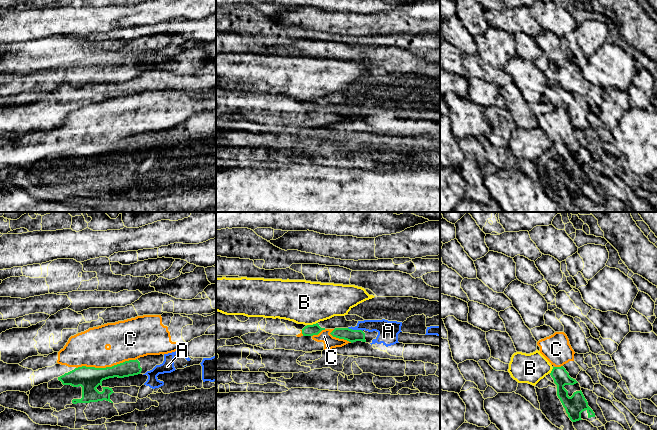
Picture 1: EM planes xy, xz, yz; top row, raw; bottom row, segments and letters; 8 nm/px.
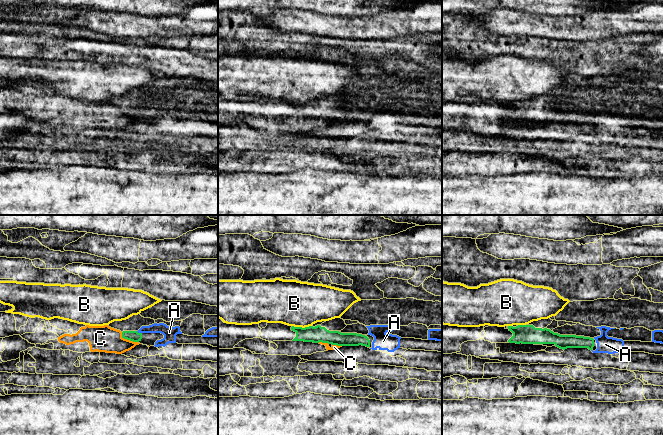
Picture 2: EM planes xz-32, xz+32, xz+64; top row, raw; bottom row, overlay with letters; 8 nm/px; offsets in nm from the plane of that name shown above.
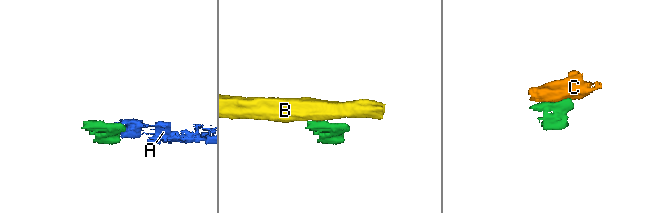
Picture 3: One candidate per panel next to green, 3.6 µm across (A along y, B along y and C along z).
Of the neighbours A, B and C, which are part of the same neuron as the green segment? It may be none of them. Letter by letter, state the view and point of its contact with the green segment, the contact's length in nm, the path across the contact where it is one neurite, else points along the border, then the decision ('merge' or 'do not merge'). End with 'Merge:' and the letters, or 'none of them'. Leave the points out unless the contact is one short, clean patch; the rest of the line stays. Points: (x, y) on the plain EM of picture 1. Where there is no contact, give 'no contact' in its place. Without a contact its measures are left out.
A: meets green in xz at (355, 106); contact 120 nm long; runs through xz (350, 111), (355, 106), (361, 102), (386, 105); merge
B: meets green in xz at (313, 100); contact 90 nm long; border along xz (317, 98), (307, 101); do not merge
C: meets green in xy at (106, 143); contact 500 nm long; border along xy (136, 134), (111, 142), (78, 142), (76, 144); do not merge
Merge: A

